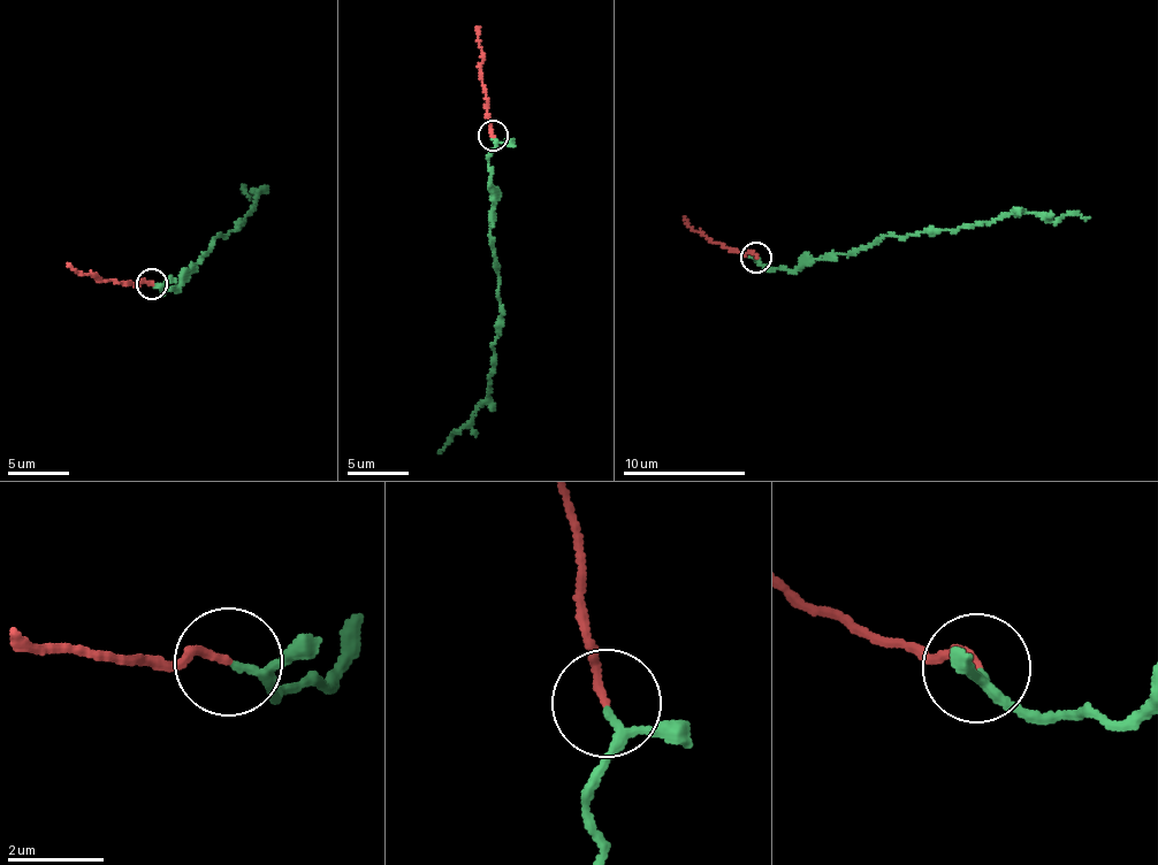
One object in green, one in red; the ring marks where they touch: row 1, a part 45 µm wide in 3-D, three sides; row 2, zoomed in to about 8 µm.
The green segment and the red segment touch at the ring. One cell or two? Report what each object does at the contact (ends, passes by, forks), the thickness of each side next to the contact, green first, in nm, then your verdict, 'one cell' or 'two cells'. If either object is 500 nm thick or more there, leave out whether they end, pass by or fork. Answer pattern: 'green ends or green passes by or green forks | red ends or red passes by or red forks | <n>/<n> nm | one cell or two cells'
green passes by | red ends | 120/130 nm | one cell

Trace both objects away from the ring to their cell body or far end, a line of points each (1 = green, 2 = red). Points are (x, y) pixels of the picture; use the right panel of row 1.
1: (755, 258), (761, 265), (797, 270), (837, 253), (855, 255), (886, 236), (955, 230), (1015, 214), (1089, 217)
2: (755, 258), (691, 230), (685, 216)

